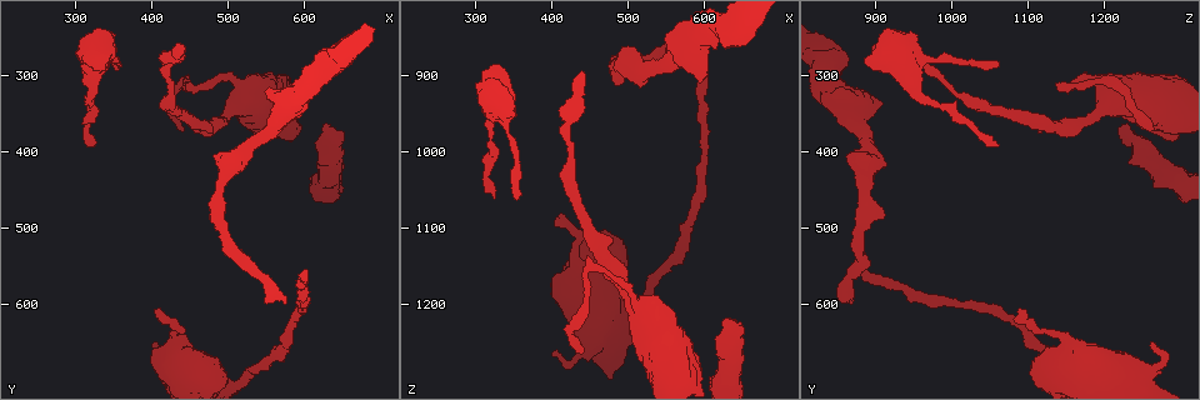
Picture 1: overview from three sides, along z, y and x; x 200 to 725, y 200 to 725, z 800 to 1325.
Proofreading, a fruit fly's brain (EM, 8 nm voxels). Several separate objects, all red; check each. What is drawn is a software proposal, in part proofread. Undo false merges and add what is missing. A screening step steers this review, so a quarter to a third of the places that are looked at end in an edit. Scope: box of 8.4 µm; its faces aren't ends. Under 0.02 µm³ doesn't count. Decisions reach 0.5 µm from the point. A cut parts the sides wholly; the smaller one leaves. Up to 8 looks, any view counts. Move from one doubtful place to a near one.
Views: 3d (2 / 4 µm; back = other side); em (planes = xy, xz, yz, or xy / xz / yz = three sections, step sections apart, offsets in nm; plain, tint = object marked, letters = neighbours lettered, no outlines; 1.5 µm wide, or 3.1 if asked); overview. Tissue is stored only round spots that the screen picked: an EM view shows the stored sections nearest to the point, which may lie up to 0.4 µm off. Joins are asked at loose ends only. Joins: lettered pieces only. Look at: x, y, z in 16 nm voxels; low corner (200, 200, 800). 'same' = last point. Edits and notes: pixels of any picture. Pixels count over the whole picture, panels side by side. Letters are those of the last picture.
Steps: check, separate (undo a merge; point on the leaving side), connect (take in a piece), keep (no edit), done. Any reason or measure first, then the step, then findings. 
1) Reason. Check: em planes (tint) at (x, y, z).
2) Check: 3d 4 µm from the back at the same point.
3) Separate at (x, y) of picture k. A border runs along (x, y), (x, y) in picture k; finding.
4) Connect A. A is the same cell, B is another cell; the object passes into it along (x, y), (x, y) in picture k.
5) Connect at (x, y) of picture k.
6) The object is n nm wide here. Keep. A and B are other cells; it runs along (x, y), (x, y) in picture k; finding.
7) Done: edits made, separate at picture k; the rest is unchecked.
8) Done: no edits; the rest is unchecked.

Thick end. Check: 3d 2 µm from the back at (625, 370, 1215).

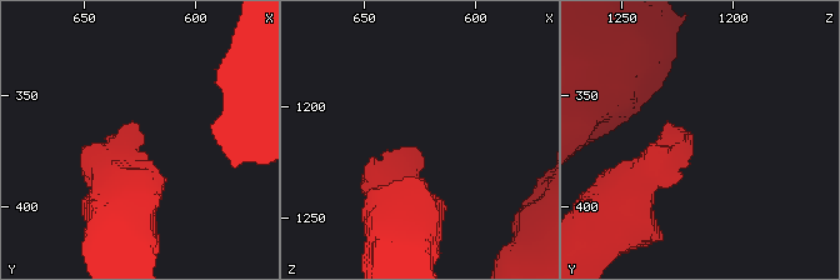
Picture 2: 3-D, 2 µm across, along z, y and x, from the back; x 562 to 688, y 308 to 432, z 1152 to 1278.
Check: em planes (letters) at (627, 367, 1218).

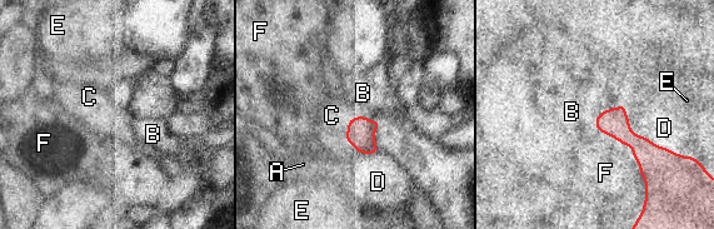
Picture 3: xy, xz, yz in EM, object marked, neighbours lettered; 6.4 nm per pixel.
Connect C. C is the same cell, A, B, D, E and F are other cells; it goes on there.

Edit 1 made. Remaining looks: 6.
Small branch off a trunk. Check: 3d 4 µm at (515, 305, 1200).

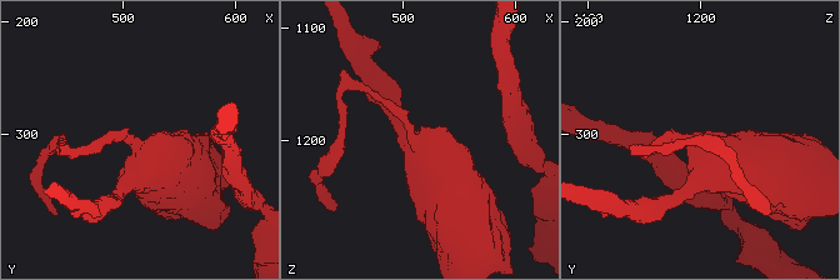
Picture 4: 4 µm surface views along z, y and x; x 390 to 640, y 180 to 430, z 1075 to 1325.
3 arms meet here; now the EM. Check: em planes (tint) at (512, 306, 1198).

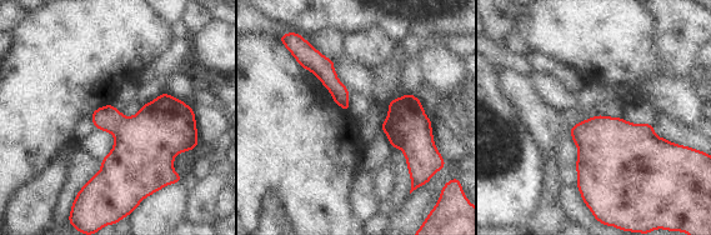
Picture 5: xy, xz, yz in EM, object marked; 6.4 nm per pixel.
What lies round it. Check: em planes (letters) at the same point.

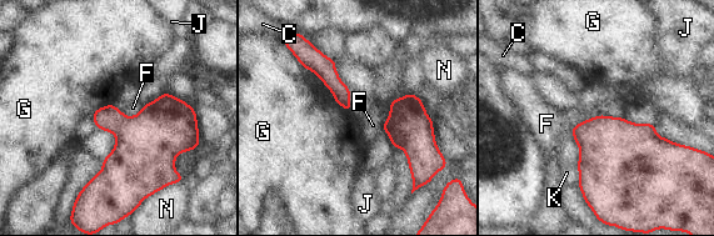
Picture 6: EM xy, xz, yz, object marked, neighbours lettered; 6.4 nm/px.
Keep. C, F, G, J, K and N are other cells; a border runs along (623, 116), (594, 115), (570, 130) in picture 6; continuous, no second neuron.

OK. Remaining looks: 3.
Check: overview.

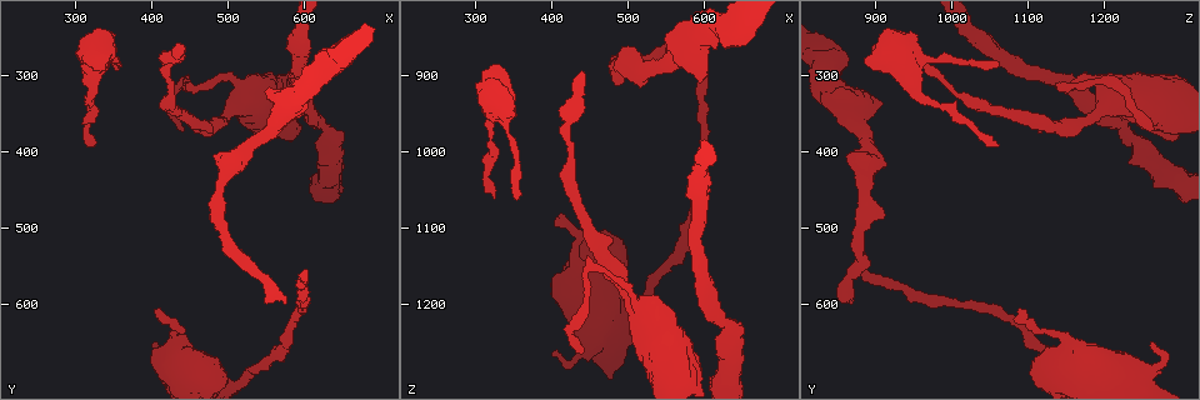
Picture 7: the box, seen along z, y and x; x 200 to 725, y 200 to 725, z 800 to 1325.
End of a long branch. Check: em planes (letters) at (440, 260, 895).

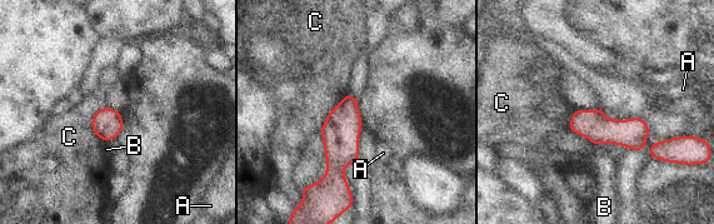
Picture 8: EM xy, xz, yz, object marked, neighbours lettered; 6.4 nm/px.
Keep. A, B and C are other cells; no lettered piece goes on from it.

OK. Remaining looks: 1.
Done: edits made, connect at picture 3; the rest is unchecked.

